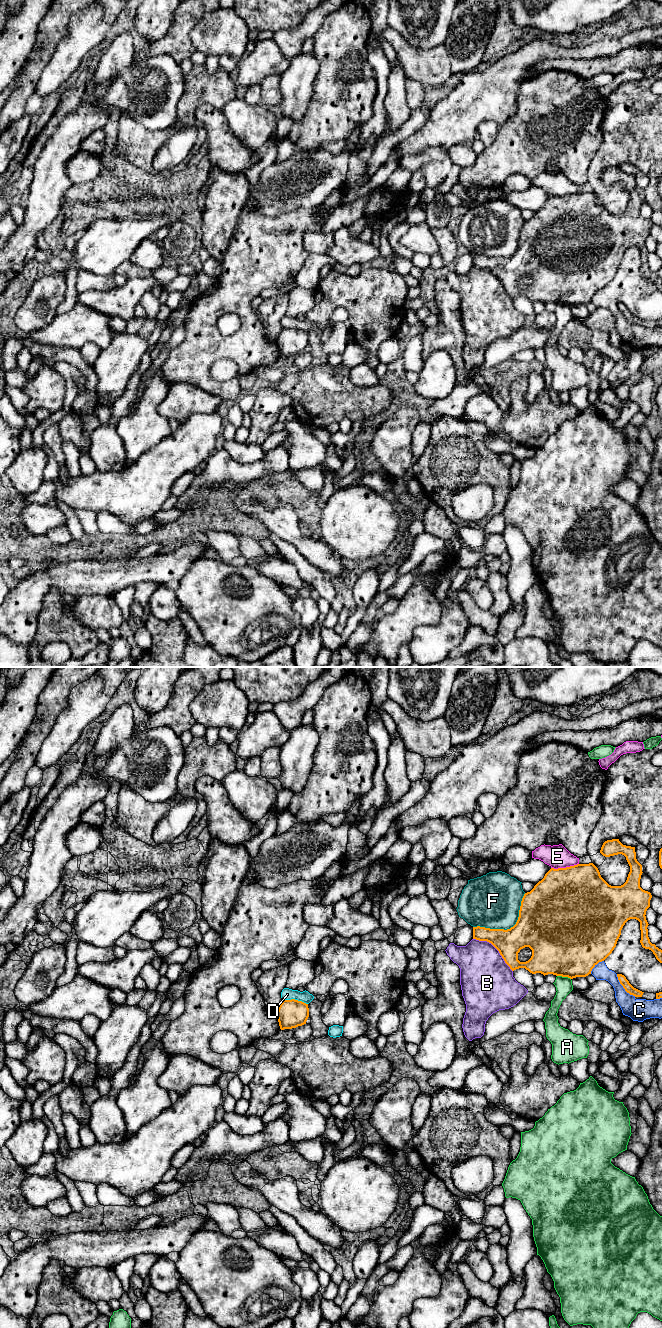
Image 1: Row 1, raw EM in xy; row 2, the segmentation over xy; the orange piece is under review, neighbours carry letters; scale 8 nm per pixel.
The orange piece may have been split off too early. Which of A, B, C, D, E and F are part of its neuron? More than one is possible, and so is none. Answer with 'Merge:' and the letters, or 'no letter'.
Merge: no letter

